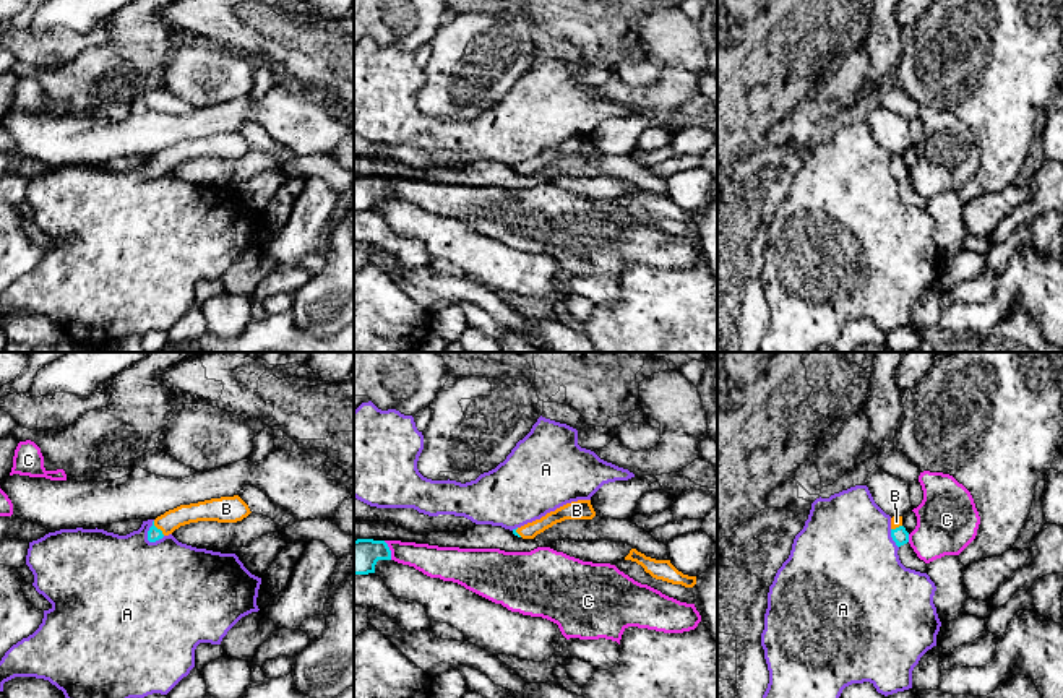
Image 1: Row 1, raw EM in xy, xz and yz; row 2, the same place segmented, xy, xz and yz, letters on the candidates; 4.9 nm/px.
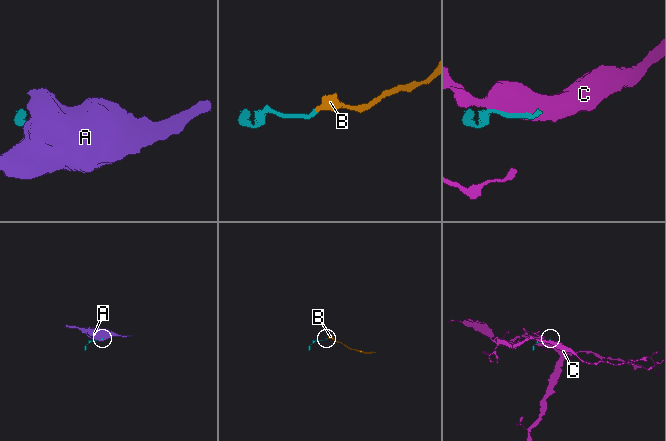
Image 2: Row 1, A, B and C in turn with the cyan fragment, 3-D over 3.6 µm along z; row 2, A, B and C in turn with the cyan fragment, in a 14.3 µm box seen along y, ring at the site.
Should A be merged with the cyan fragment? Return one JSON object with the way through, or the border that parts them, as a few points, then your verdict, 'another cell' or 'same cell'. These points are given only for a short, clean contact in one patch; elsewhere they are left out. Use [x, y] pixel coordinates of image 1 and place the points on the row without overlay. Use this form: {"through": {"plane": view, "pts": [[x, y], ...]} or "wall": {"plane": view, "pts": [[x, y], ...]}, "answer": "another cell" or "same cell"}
{"answer": "another cell"}

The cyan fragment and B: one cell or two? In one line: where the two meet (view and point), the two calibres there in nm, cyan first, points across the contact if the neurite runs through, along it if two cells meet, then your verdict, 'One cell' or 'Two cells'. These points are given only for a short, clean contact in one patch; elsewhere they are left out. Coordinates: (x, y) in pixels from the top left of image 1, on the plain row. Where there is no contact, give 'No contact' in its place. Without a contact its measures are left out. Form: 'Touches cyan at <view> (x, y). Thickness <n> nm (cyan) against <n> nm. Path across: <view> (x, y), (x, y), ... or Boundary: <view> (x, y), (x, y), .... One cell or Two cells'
Touches cyan at xy (156, 164). Thickness 70 nm (cyan) against 100 nm. Path across: xy (154, 171), (156, 164), (169, 158). One cell

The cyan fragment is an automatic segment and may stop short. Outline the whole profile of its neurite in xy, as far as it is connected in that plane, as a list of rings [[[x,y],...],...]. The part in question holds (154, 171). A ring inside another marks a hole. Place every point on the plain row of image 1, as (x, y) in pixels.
[[[221,133],[198,140],[180,141],[153,157],[148,177],[156,179],[180,162],[198,157],[237,159],[250,151],[248,141],[239,133]]]

